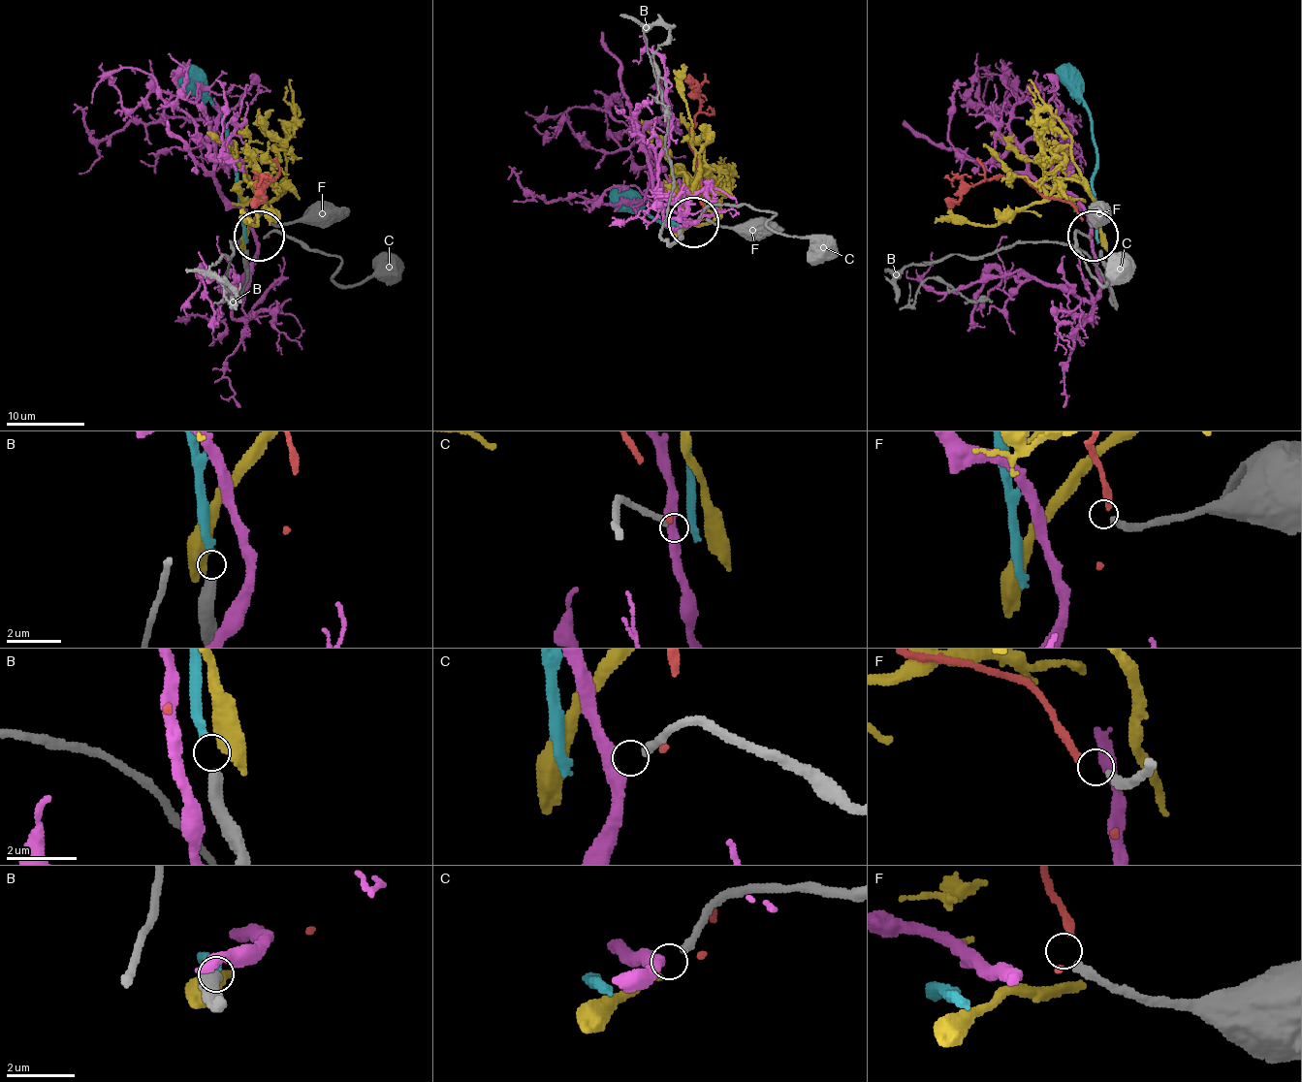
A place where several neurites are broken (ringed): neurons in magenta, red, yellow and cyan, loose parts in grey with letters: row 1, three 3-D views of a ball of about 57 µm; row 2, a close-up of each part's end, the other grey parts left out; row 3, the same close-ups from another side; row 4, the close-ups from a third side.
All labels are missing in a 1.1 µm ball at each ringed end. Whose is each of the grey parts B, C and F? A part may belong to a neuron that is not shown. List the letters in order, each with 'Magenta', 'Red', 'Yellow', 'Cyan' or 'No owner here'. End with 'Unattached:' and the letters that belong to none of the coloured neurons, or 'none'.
B: Cyan
C: Magenta
F: No owner here
Unattached: F

